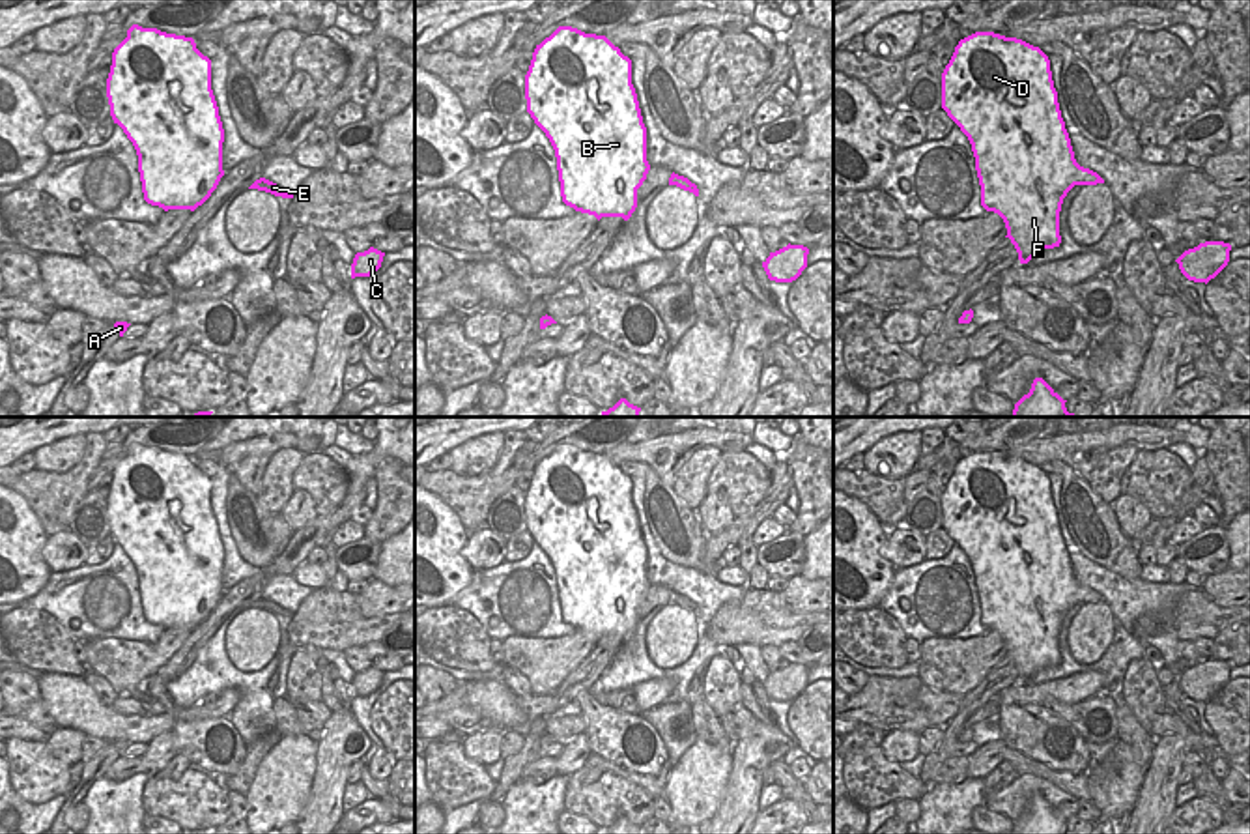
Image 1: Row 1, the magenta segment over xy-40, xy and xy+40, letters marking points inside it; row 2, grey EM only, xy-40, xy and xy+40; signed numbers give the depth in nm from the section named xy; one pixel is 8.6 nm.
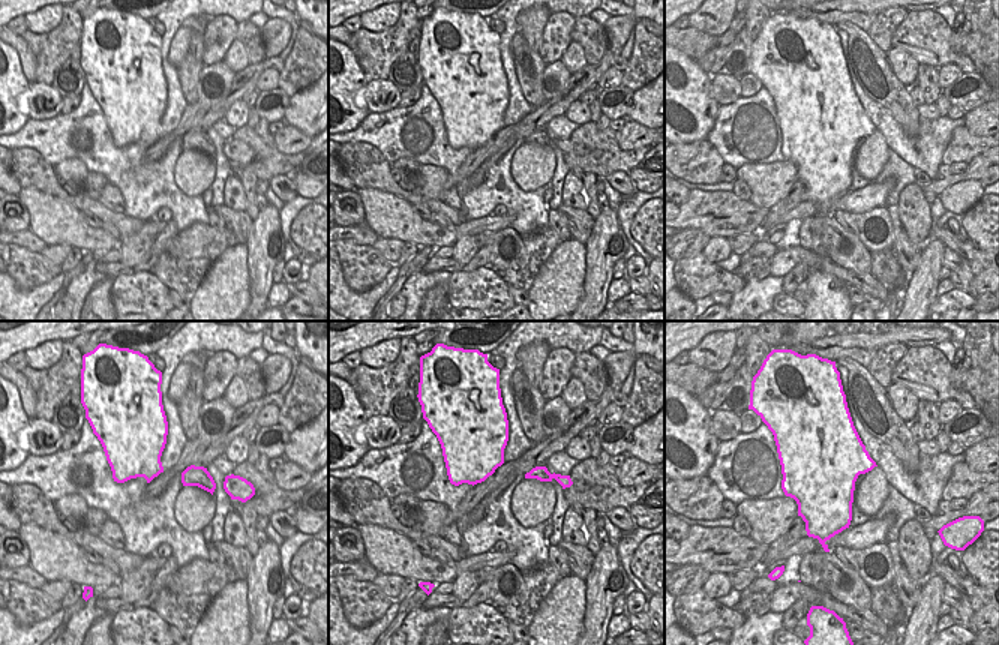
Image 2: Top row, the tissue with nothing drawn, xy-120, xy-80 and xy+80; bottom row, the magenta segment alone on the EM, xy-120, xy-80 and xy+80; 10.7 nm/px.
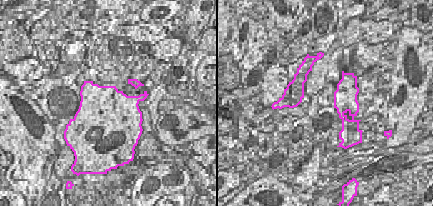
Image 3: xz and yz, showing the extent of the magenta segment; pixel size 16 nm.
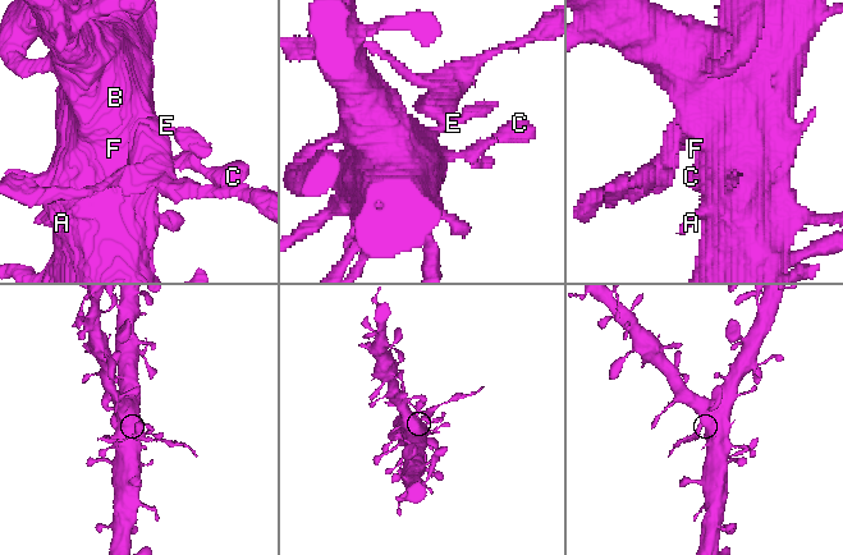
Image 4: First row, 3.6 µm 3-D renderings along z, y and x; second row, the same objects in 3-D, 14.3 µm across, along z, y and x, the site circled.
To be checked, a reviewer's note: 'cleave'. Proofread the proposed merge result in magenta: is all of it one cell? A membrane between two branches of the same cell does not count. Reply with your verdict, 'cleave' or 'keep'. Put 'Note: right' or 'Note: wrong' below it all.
cleave
Note: right

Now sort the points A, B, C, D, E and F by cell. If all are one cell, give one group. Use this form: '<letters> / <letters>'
A B C D F / E

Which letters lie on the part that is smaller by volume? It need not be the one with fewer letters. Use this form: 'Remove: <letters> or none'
Remove: E

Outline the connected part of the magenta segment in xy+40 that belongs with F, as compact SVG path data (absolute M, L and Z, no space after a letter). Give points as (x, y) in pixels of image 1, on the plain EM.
M975 451L959 460L942 492L942 527L972 563L981 604L981 625L998 632L1007 654L1028 683L1039 669L1059 666L1059 630L1074 604L1093 604L1101 595L1076 582L1050 479L1016 456Z

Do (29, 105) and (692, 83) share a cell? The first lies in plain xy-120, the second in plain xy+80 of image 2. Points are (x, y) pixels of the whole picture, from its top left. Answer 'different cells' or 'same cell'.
different cells

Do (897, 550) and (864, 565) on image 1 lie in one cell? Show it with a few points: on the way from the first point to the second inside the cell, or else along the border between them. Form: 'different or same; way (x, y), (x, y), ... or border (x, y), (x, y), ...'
different; border (890, 530), (880, 554), (895, 567)

